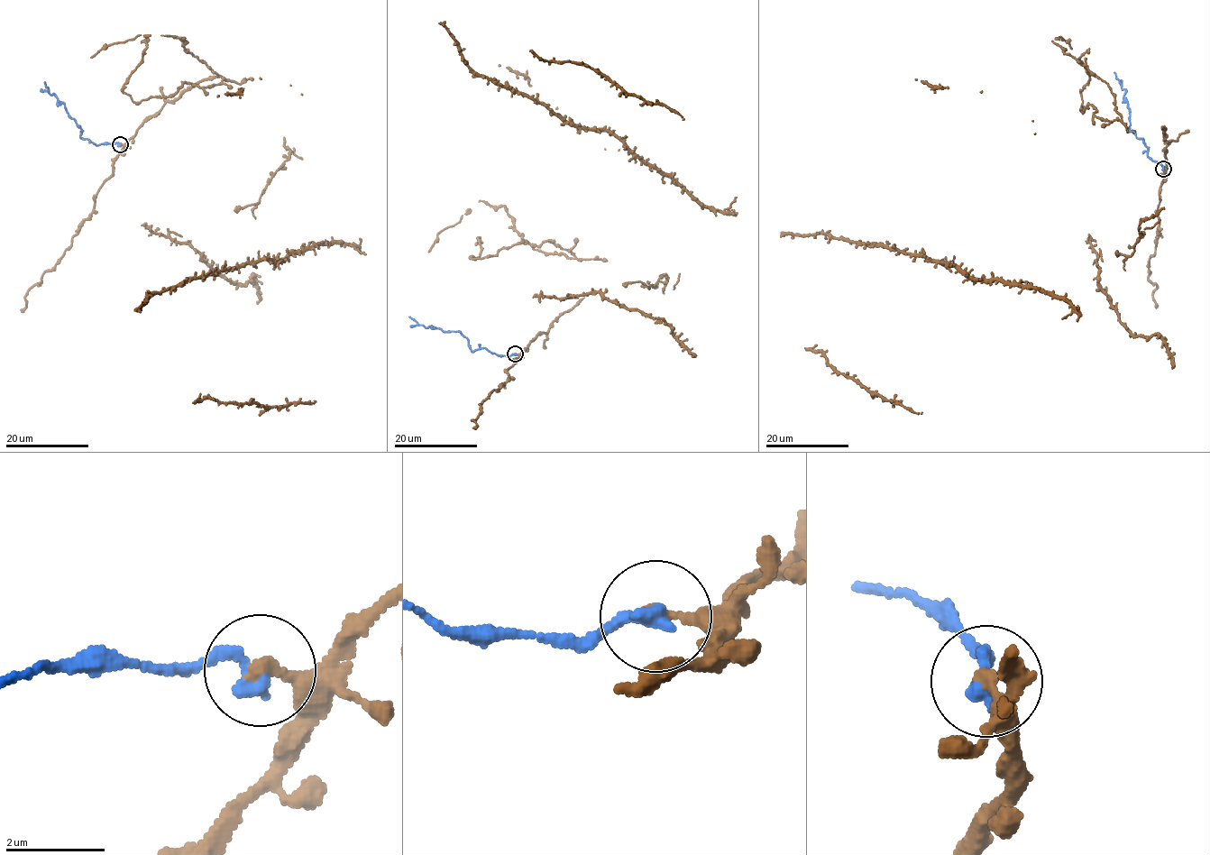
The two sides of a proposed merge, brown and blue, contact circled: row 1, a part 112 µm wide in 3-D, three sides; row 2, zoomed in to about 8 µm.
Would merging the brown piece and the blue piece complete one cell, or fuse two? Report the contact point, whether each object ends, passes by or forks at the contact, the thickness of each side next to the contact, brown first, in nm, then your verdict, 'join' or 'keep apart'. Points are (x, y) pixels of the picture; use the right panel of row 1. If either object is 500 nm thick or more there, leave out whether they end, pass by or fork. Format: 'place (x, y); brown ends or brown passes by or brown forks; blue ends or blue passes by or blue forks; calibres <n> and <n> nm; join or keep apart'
place (1163, 169); brown ends; blue ends; calibres 280 and 360 nm; keep apart

